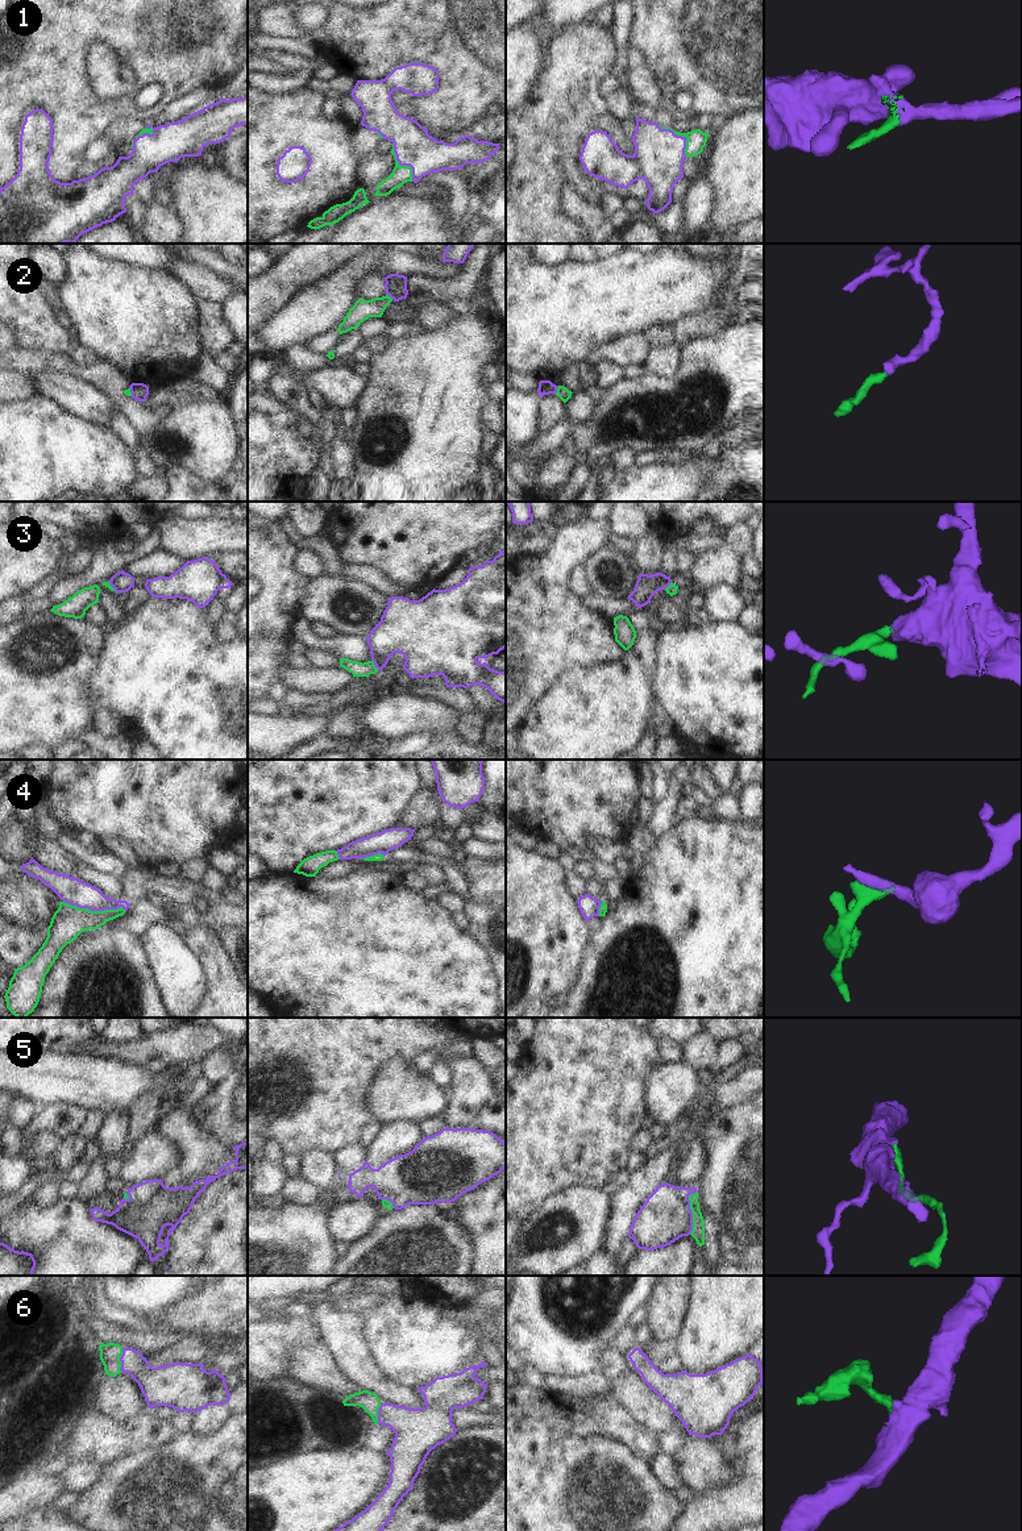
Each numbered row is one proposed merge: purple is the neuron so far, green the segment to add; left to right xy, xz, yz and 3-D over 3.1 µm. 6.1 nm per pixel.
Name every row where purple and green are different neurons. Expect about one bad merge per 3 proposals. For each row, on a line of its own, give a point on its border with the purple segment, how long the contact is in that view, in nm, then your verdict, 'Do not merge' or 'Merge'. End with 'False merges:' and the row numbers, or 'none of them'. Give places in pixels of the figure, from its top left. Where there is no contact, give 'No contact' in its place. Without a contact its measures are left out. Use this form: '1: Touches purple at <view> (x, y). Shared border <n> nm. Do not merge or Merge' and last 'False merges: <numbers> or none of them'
1: Touches purple at xz (399, 163). Shared border 280 nm. Merge
2: Touches purple at yz (556, 390). Shared border 50 nm. Merge
3: Touches purple at xz (374, 664). Shared border 80 nm. Merge
4: Touches purple at xy (95, 910). Shared border 380 nm. Do not merge
5: Touches purple at yz (690, 1211). Shared border 260 nm. Merge
6: Touches purple at xy (120, 1360). Shared border 140 nm. Merge
False merges: 4.

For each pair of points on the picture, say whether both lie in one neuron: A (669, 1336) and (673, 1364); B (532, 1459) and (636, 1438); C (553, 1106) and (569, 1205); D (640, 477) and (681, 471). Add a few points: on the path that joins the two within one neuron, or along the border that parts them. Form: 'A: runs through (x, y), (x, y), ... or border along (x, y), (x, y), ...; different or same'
A: border along (653, 1339), (672, 1346); different
B: border along (584, 1439), (611, 1439), (622, 1443), (640, 1459); different
C: border along (598, 1190), (569, 1188), (552, 1195), (540, 1207); different
D: runs through (651, 477), (671, 477); same

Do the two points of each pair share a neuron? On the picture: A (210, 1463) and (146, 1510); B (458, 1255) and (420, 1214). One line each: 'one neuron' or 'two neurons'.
A: one neuron
B: one neuron

